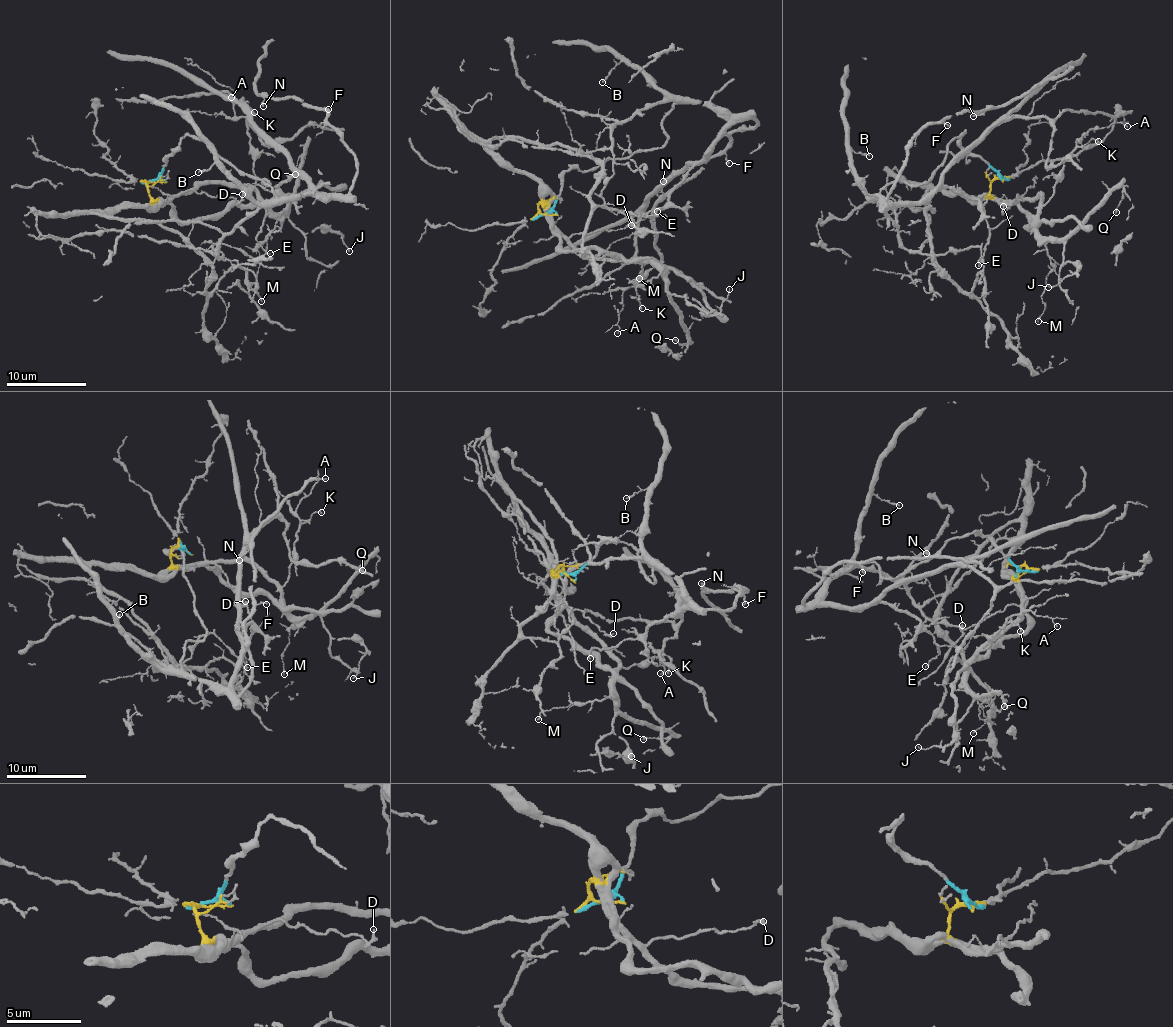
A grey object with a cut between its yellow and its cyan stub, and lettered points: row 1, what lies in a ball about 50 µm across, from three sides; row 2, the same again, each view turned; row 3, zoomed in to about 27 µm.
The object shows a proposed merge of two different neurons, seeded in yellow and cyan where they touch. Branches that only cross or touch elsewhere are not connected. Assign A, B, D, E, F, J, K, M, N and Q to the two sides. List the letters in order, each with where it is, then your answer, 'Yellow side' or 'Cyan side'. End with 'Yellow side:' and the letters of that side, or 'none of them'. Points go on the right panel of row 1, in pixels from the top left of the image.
A: Place: (1127, 126). Yellow side
B: Place: (869, 156). Cyan side
D: Place: (1003, 206). Yellow side
E: Place: (978, 265). Cyan side
F: Place: (947, 125). Cyan side
J: Place: (1048, 287). Yellow side
K: Place: (1098, 141). Yellow side
M: Place: (1038, 321). Yellow side
N: Place: (973, 116). Cyan side
Q: Place: (1116, 212). Yellow side
Yellow side: A, D, J, K, M, Q

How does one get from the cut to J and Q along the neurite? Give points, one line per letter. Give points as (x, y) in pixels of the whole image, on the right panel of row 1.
J: (1004, 179), (990, 184), (994, 196), (1040, 194), (1037, 230), (1059, 240), (1064, 263), (1077, 270), (1048, 286)
Q: (1004, 179), (990, 184), (994, 196), (1040, 194), (1044, 237), (1065, 237), (1121, 187), (1116, 213)

